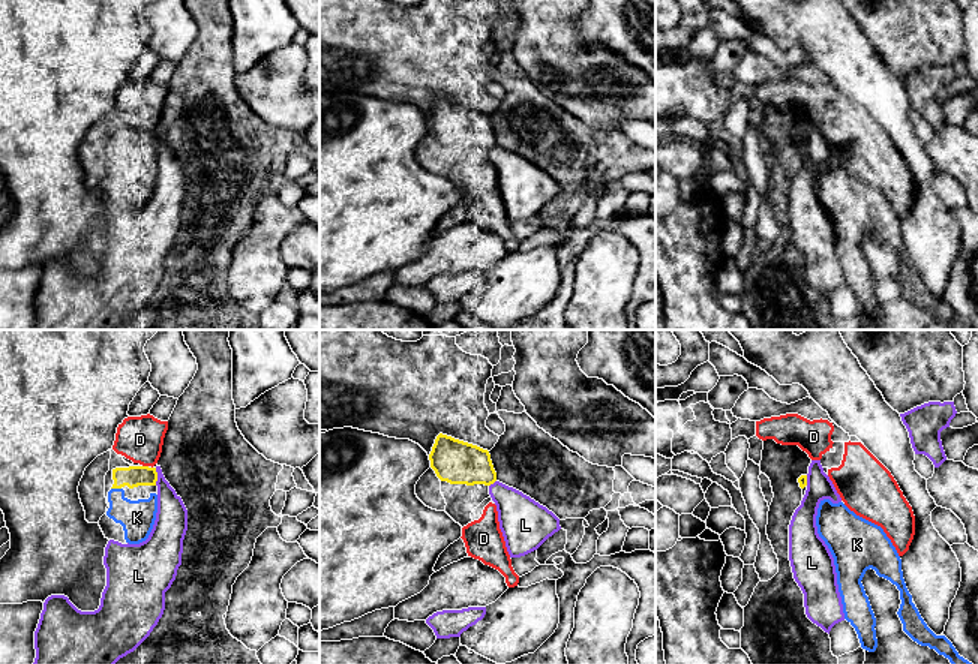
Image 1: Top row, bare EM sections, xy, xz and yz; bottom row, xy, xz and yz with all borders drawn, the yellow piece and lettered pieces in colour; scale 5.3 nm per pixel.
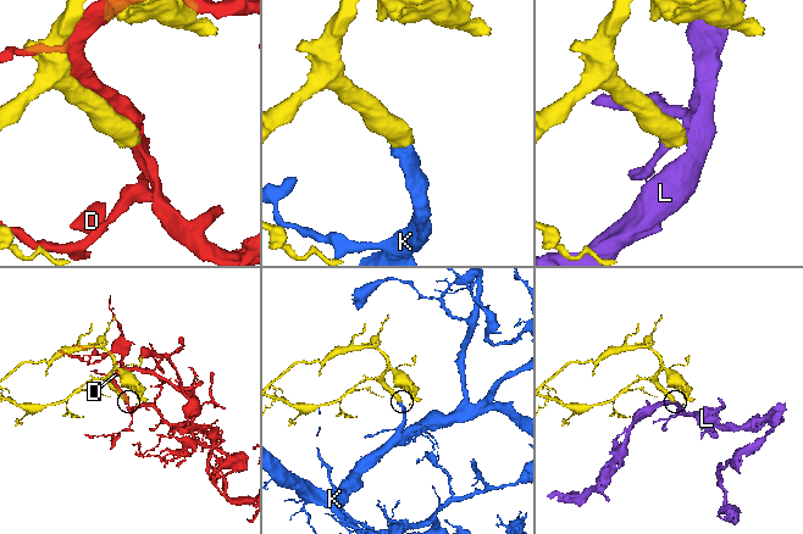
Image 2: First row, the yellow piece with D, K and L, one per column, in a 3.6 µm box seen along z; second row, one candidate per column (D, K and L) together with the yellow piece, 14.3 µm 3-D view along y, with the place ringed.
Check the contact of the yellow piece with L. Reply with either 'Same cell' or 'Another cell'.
Another cell

